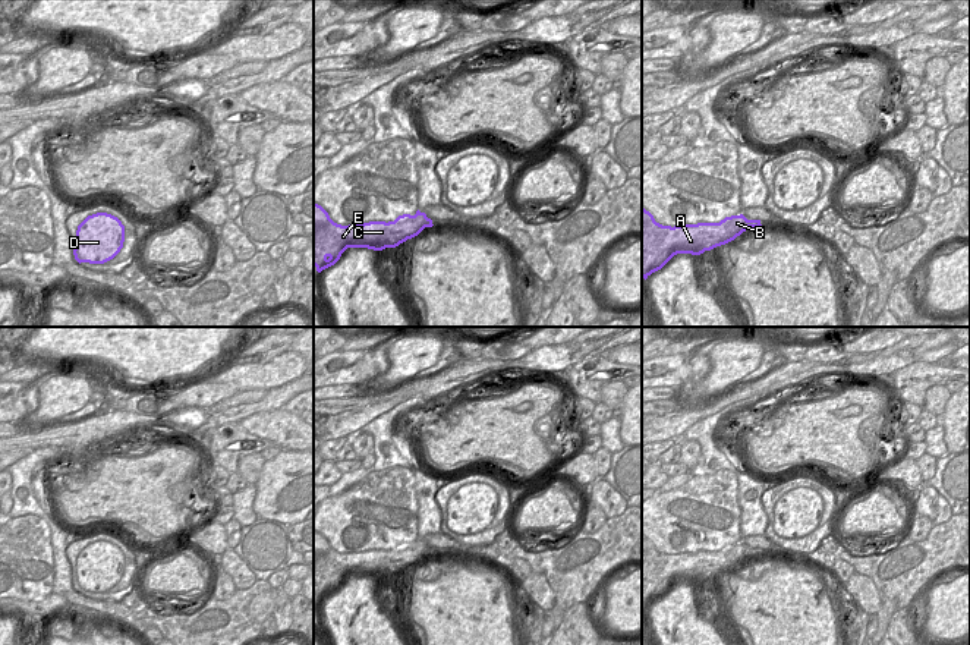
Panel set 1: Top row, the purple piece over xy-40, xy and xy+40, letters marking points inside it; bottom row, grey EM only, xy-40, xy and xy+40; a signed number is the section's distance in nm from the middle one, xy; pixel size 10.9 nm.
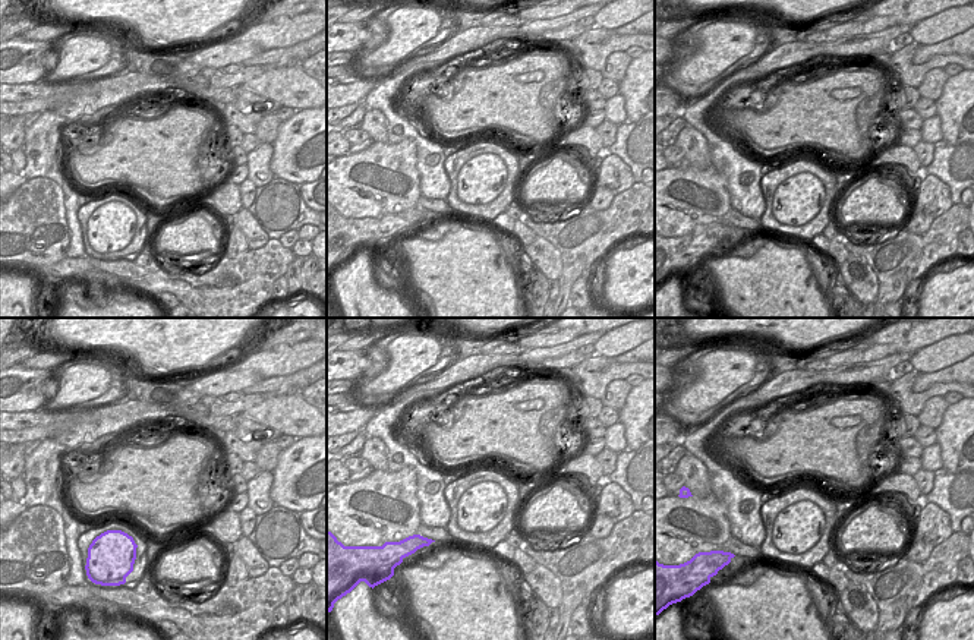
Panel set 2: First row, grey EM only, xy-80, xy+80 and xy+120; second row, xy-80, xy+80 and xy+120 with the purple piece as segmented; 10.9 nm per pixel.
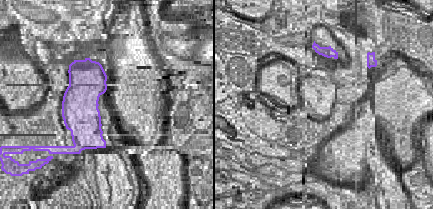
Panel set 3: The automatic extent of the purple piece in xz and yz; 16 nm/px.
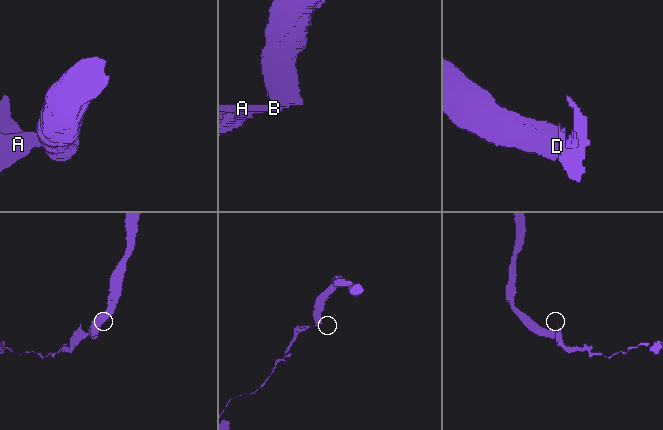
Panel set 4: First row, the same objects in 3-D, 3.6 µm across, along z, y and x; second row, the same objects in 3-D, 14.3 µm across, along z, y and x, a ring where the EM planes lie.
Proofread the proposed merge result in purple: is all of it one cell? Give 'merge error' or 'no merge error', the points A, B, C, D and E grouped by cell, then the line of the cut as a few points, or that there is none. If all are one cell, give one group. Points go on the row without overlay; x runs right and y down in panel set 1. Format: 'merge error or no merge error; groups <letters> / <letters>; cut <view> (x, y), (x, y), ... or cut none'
merge error; groups A C E / B D; cut xy (387, 551), (389, 559), (405, 569)

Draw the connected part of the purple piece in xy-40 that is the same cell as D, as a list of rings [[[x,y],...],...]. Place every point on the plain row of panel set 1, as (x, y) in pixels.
[[[107,541],[88,544],[76,559],[75,588],[89,592],[104,592],[113,588],[125,570],[125,554]]]

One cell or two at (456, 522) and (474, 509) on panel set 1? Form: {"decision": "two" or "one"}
{"decision": "one"}

